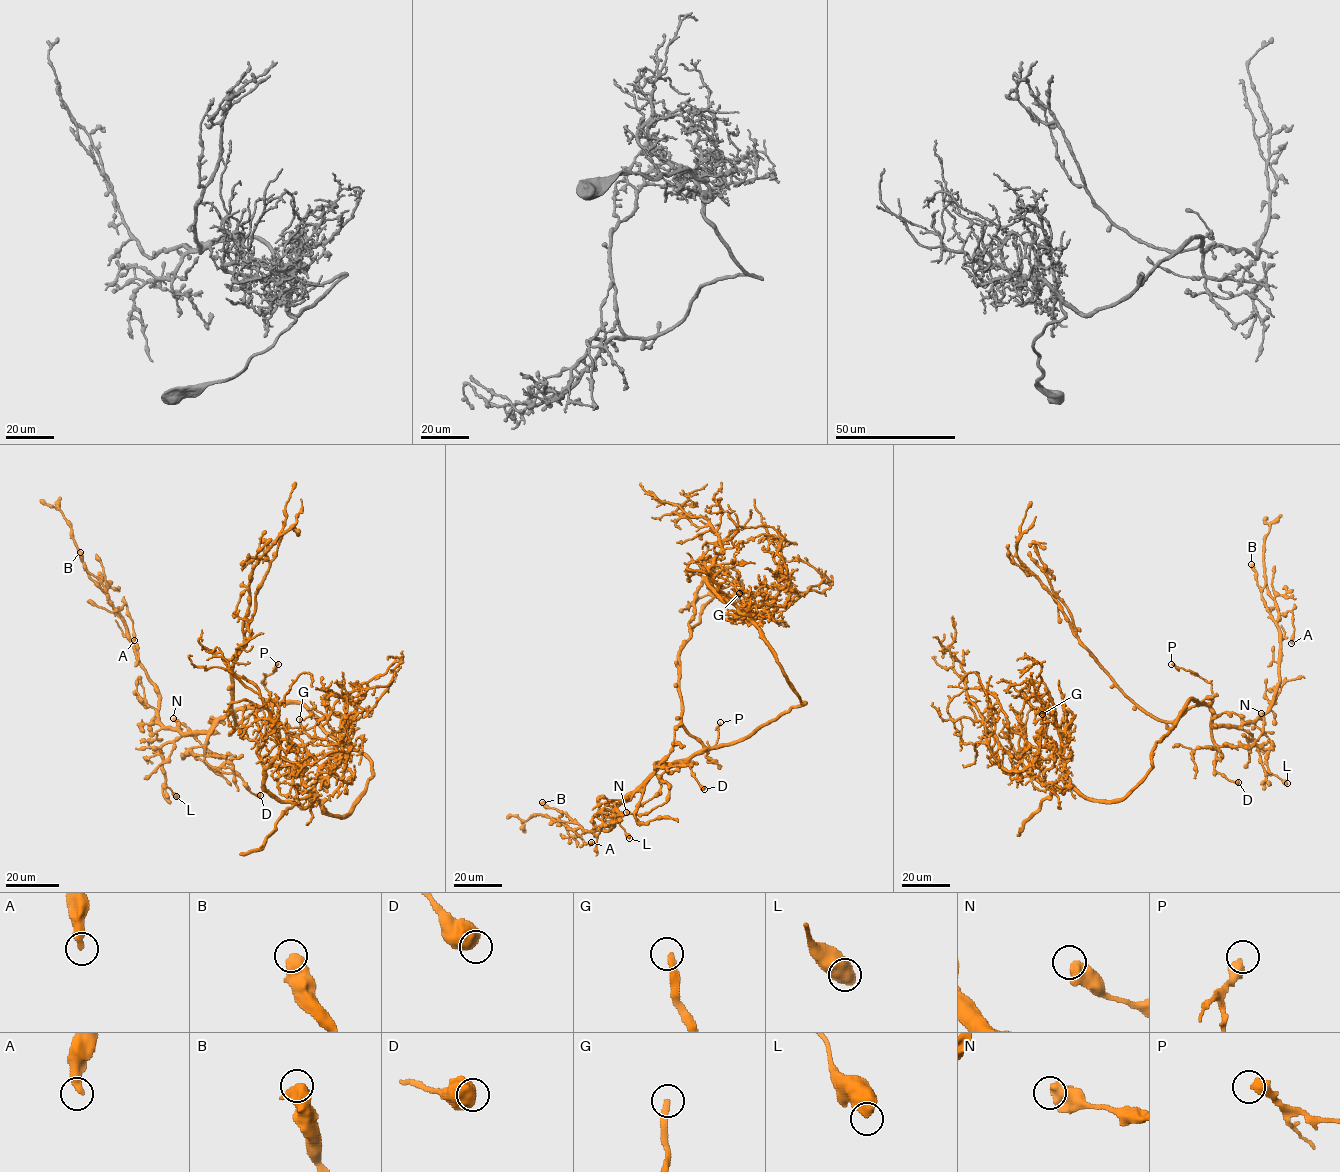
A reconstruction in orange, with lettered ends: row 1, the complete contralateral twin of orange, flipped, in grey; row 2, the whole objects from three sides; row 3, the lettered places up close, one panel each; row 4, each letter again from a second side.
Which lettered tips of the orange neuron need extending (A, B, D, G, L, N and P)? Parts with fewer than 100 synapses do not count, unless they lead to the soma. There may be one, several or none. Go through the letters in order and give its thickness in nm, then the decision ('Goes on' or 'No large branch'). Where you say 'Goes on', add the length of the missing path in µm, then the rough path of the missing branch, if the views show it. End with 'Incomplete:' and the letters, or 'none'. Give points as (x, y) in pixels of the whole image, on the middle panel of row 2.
A: Thickness 380 nm. No large branch
B: Thickness 700 nm. No large branch
D: Thickness 700 nm. No large branch
G: Thickness 280 nm. No large branch
L: Thickness 600 nm. No large branch
N: Thickness 650 nm. No large branch
P: Thickness 480 nm. No large branch
Incomplete: none

